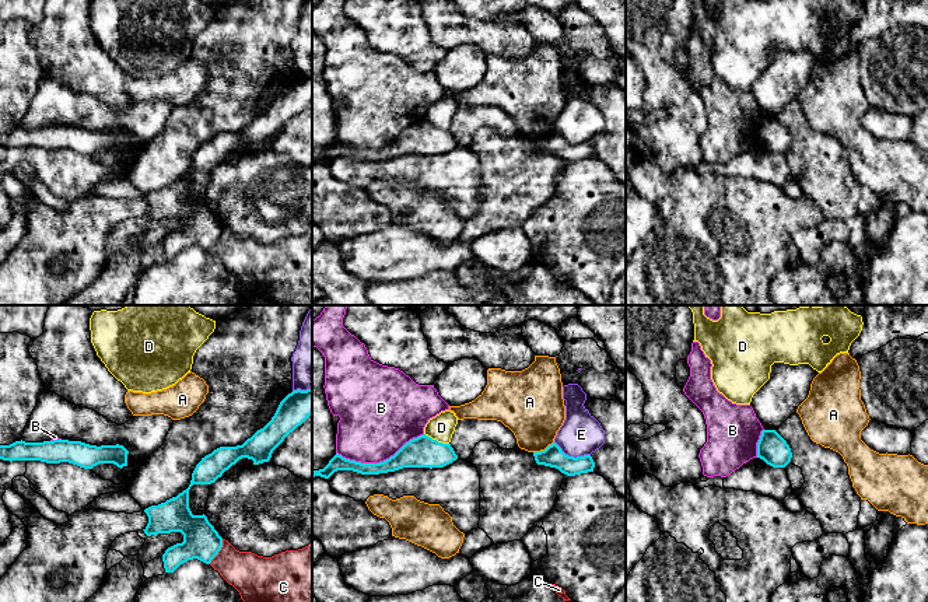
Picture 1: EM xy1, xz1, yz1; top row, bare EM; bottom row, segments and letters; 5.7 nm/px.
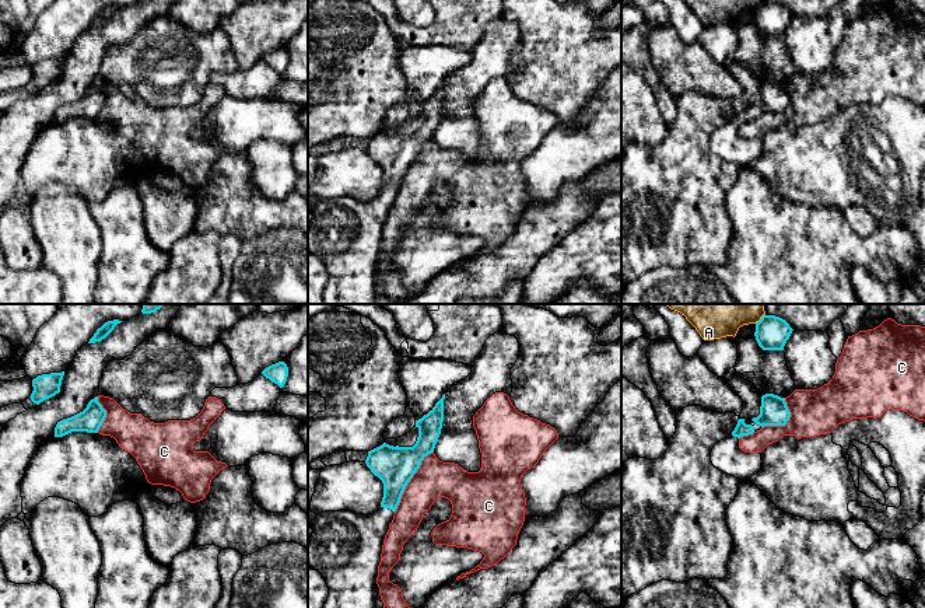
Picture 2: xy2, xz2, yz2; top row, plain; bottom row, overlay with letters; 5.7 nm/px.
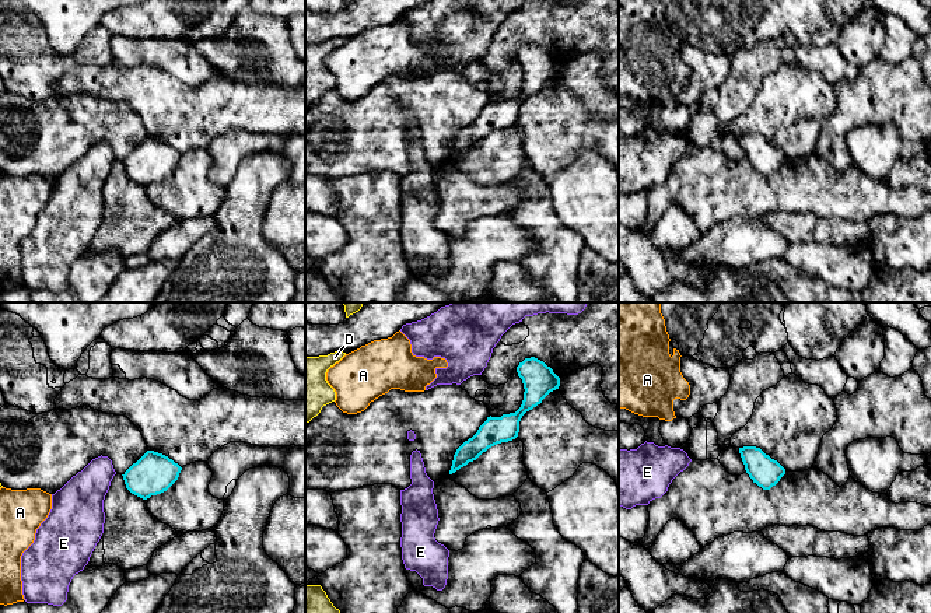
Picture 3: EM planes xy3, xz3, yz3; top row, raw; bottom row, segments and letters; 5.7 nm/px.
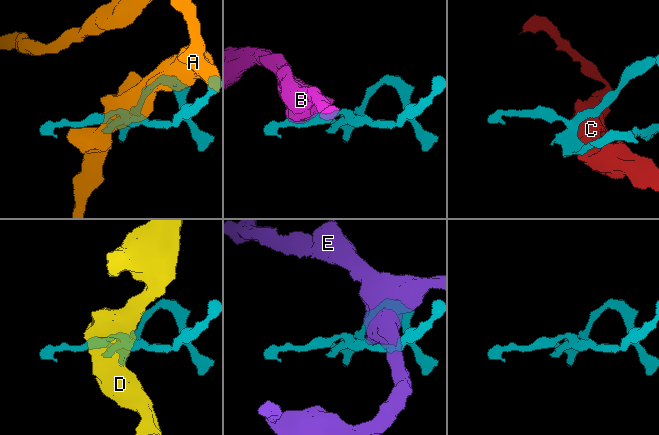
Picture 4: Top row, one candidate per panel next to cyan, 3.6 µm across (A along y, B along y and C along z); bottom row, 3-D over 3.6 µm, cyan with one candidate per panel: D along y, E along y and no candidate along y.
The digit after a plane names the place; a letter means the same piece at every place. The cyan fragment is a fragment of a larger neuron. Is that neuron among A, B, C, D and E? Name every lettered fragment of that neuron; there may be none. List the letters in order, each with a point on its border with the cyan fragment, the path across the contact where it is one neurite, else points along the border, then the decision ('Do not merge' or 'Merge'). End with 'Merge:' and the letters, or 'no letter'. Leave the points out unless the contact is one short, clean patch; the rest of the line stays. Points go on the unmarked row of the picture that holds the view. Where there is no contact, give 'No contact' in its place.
A: Touches cyan at xz1 (545, 136). Boundary: xz1 (553, 128), (543, 136), (533, 139). Do not merge
B: Touches cyan at xz1 (380, 149). Do not merge
C: Touches cyan at xz2 (409, 167). Do not merge
D: Touches cyan at xz1 (436, 126). Boundary: xz1 (424, 119), (448, 130). Do not merge
E: Touches cyan at xz1 (571, 143). Do not merge
Merge: no letter

